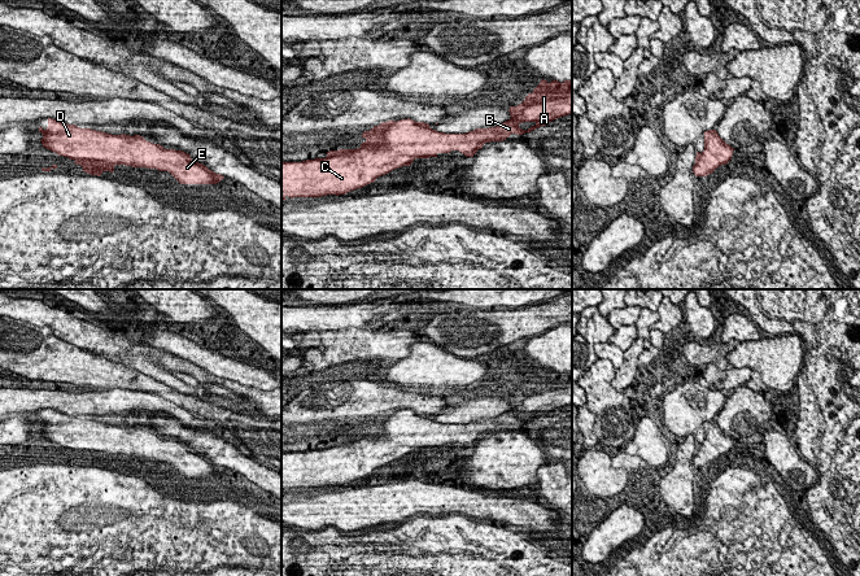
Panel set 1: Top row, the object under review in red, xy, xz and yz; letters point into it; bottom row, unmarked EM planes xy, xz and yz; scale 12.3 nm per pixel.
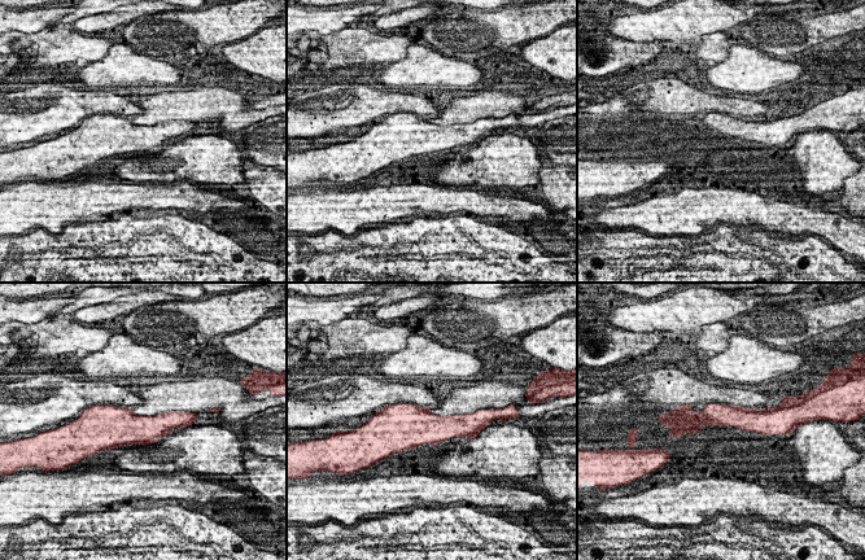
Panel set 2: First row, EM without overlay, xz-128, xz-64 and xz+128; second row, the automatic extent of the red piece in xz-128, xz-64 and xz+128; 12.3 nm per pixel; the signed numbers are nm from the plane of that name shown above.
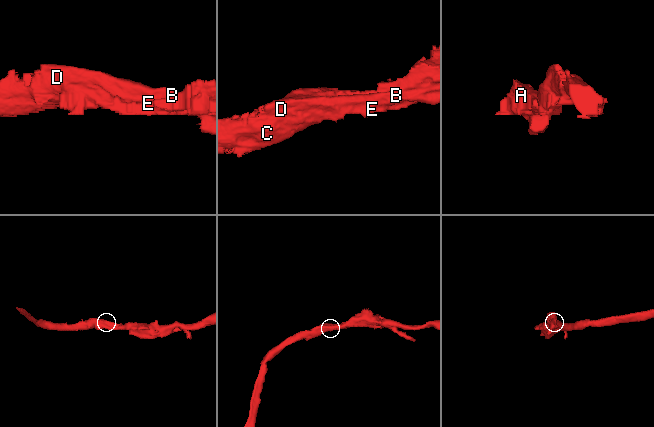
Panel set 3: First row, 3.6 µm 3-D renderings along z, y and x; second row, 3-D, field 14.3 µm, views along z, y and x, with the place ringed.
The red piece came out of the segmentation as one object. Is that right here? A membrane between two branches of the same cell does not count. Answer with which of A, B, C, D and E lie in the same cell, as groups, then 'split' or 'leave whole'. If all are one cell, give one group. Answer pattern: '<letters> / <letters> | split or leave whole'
A B C D E | leave whole

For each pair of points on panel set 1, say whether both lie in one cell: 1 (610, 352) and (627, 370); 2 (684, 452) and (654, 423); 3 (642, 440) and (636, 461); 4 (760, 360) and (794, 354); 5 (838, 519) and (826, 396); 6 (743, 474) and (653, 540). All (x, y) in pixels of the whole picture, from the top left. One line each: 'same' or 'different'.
1: different
2: different
3: different
4: same
5: same
6: same

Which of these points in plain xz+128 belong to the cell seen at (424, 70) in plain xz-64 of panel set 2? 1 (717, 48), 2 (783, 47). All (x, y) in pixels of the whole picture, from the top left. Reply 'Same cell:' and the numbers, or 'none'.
Same cell: none

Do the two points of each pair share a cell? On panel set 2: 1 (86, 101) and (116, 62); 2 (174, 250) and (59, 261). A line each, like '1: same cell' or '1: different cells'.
1: different cells
2: same cell

